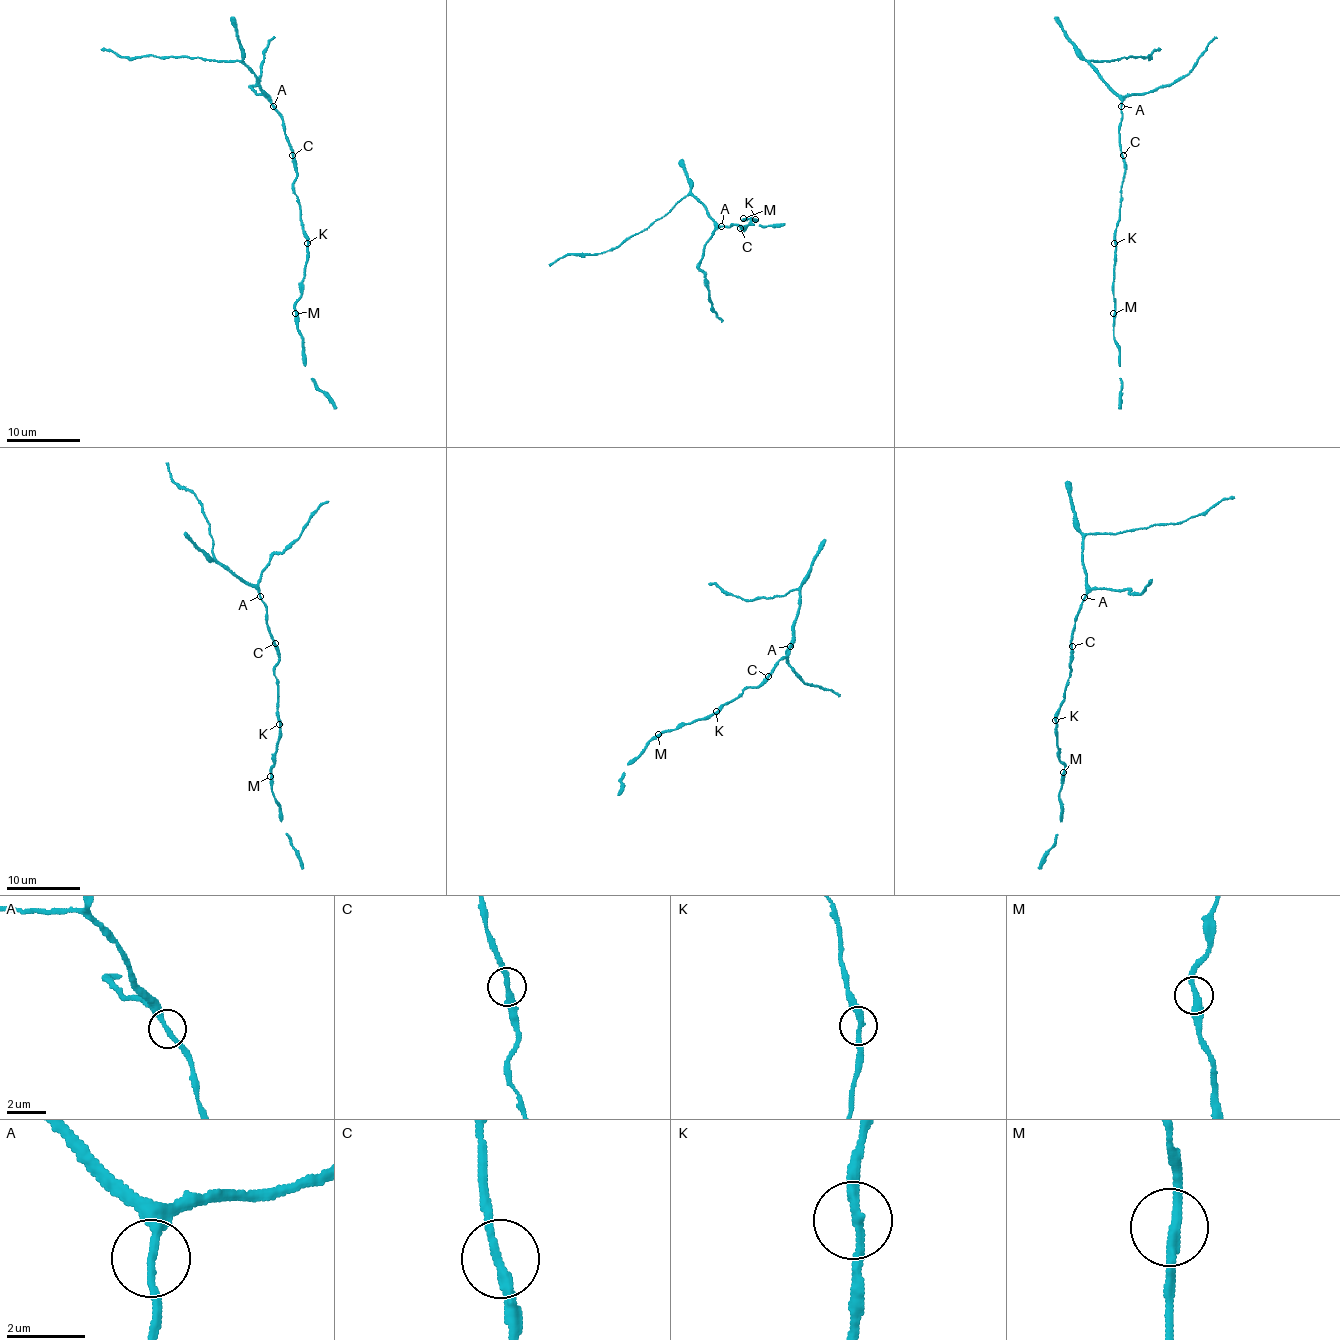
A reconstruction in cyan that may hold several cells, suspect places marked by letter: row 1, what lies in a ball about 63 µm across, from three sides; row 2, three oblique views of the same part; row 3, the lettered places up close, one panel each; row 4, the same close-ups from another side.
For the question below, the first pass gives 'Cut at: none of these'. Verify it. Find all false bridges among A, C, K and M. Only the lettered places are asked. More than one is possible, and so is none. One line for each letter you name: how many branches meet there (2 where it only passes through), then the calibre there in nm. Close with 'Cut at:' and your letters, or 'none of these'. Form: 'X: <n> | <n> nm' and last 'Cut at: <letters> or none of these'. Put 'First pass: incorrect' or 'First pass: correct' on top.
First pass: correct
Cut at: none of these

